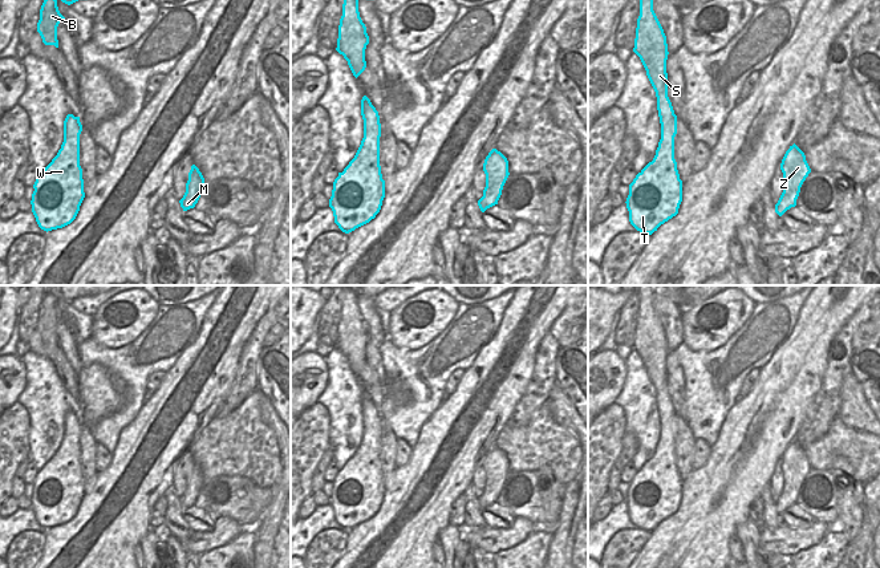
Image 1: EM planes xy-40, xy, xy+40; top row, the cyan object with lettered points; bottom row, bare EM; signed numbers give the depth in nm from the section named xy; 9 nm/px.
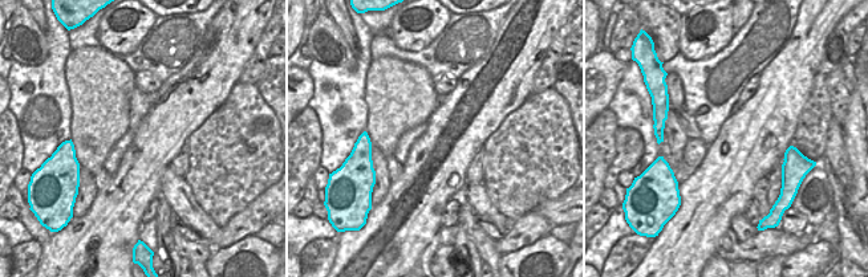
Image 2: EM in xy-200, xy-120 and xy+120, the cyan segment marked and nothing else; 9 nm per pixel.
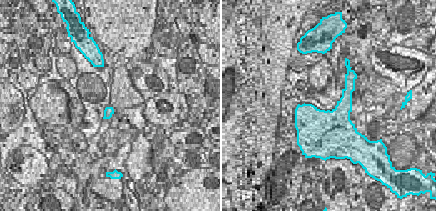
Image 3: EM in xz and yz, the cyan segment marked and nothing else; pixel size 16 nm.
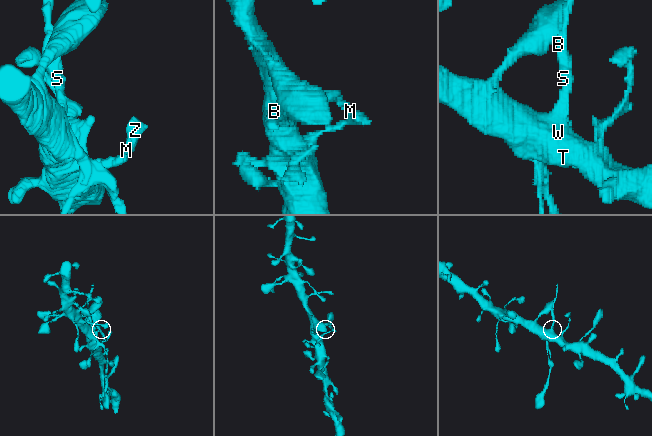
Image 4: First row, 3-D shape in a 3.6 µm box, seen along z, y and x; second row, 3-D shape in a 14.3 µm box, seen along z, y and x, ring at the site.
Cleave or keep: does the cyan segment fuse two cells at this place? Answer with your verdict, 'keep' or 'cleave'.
cleave

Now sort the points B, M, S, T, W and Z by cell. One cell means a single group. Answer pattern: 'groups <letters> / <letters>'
groups B S / M T W Z

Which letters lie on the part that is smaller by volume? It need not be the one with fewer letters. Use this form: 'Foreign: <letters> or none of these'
Foreign: B, S

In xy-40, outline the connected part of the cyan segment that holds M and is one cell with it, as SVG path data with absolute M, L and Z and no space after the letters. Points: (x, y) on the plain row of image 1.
M192 462L188 470L188 478L186 480L186 490L183 495L179 498L183 508L194 506L200 495L200 490L204 484L204 475L199 466Z

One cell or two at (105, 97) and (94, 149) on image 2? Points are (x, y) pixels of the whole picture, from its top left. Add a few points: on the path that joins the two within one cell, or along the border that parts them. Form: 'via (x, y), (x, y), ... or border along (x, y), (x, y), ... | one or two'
via (100, 110), (94, 135) | one

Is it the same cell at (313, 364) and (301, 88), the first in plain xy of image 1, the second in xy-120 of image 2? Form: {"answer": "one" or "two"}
{"answer": "one"}

